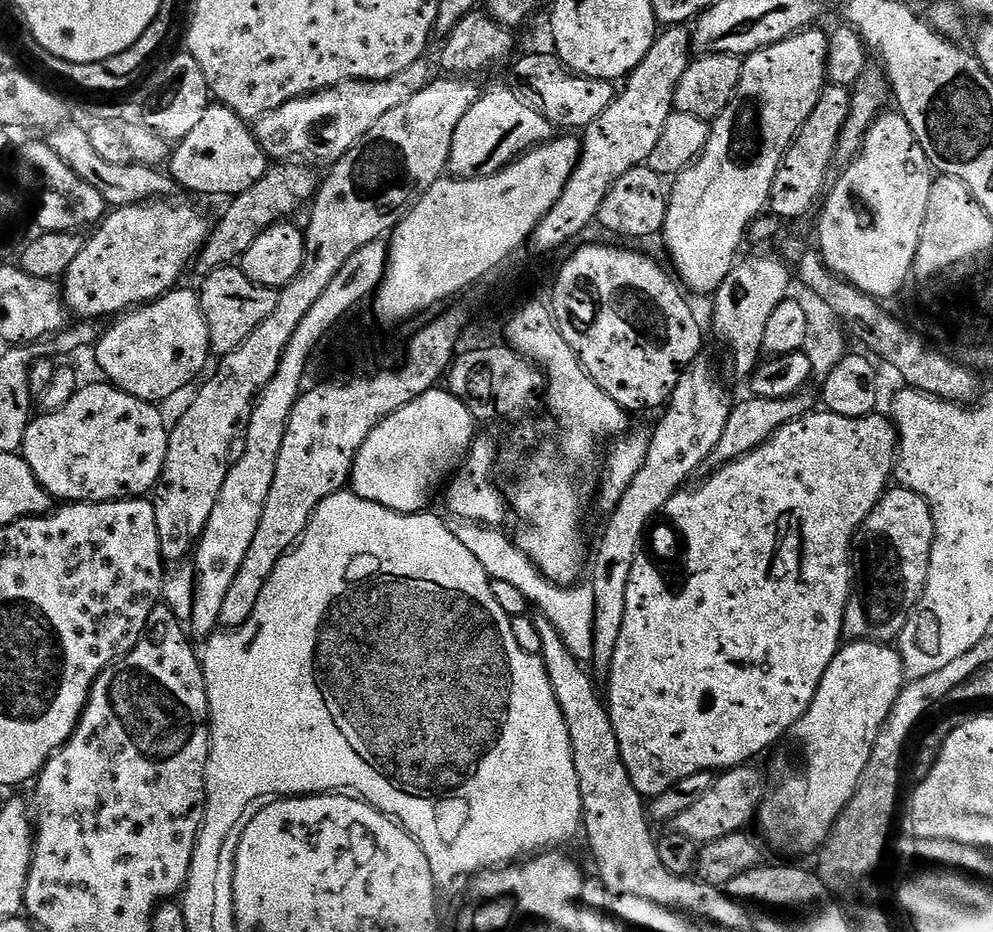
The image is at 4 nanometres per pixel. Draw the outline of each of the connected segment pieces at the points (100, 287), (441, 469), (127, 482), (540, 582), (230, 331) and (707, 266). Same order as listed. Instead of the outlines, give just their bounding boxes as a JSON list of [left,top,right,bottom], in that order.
[[62,202,210,318],[351,390,478,512],[22,383,170,504],[446,515,594,661],[198,266,279,357],[662,30,828,294]]

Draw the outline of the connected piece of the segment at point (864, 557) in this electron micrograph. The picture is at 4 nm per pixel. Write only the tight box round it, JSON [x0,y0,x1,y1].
[844,486,936,642]

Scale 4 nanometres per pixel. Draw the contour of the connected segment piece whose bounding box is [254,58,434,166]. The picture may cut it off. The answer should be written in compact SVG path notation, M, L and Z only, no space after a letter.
M421 58L402 70L402 74L394 74L394 78L347 80L310 96L300 96L255 121L256 140L269 161L331 166L344 157L346 150L350 150L350 146L354 146L354 142L358 142L358 138L362 138L362 134L366 134L366 130L370 130L378 118L394 110L394 106L402 106L402 102L414 98L414 94L418 94L418 90L426 87L432 79L434 72L431 66L427 64L427 59Z

